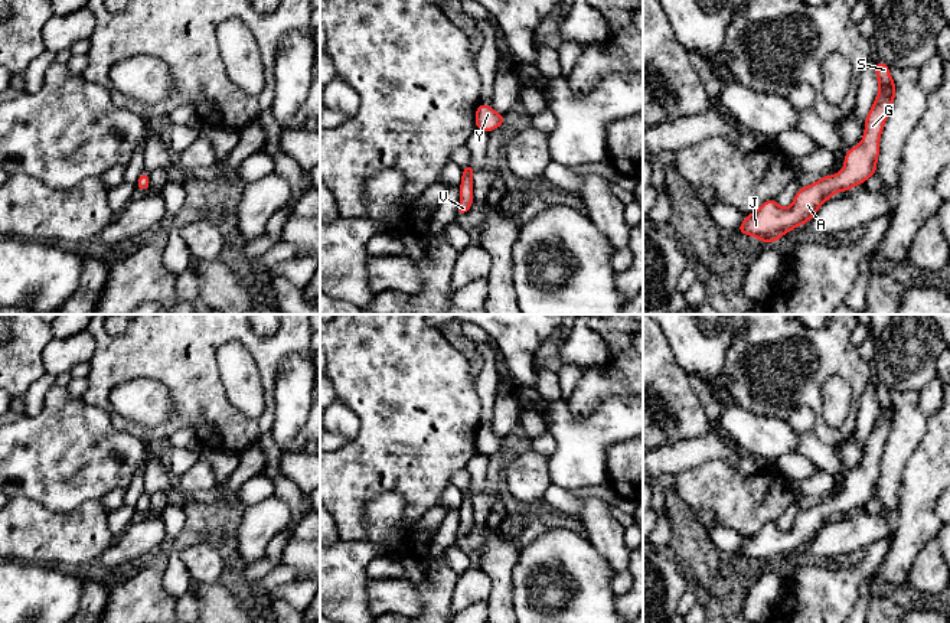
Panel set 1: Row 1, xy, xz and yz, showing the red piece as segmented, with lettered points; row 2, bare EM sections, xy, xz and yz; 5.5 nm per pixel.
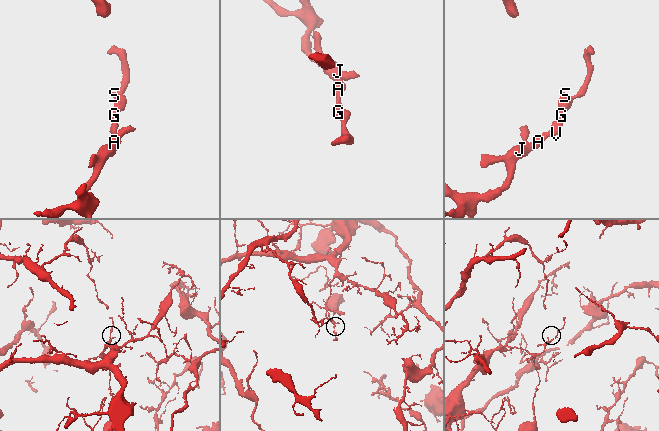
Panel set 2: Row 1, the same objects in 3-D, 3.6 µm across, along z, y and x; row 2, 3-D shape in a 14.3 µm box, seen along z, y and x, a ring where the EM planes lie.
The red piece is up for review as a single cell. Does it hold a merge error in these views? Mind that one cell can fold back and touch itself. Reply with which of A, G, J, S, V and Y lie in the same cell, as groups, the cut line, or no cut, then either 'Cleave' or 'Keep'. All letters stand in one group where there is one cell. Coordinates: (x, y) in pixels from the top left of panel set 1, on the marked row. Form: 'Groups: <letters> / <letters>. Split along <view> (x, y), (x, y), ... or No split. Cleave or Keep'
Groups: A G J S V Y. No split. Keep

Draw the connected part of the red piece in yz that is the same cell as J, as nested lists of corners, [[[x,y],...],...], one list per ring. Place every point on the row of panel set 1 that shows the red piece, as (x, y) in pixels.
[[[876,61],[875,74],[879,92],[865,118],[865,134],[861,144],[846,150],[842,172],[823,176],[816,183],[800,187],[789,209],[783,209],[776,200],[765,200],[744,219],[738,232],[757,237],[763,244],[776,242],[789,231],[807,224],[820,205],[838,190],[848,192],[876,172],[879,137],[895,98],[895,82],[882,61]]]

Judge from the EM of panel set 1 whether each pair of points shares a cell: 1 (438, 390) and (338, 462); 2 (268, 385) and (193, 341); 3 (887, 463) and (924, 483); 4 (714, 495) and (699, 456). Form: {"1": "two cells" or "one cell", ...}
{"1": "one cell", "2": "one cell", "3": "two cells", "4": "two cells"}

